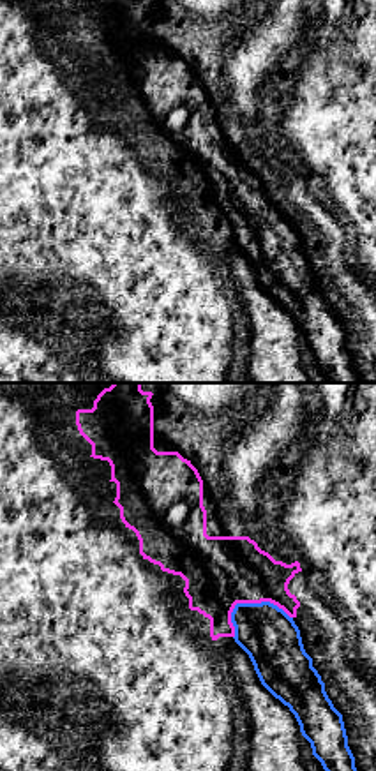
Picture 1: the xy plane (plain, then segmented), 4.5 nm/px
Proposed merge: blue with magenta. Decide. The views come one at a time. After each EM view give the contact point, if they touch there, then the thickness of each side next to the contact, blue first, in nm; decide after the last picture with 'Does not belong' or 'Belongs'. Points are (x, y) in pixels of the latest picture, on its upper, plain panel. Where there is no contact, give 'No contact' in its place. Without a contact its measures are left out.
Touches blue at (260, 209). Thickness 260 nm (blue) against 320 nm

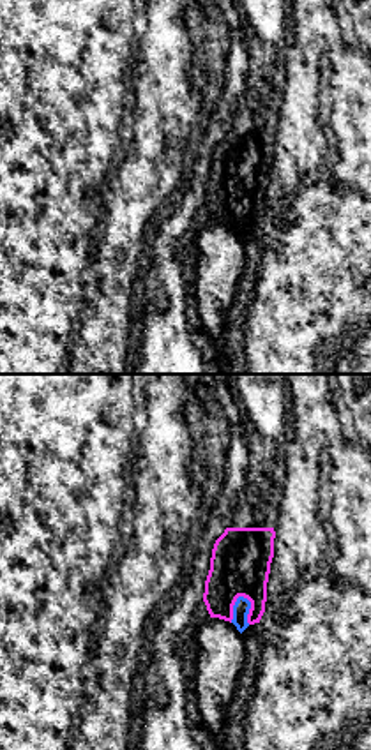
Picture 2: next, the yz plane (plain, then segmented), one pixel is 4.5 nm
Touches blue at (234, 210). Thickness 80 nm (blue) against 280 nm

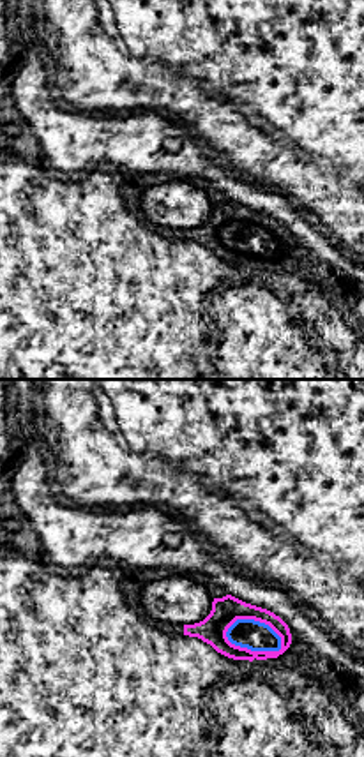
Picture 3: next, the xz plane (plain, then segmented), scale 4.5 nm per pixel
Touches blue at (251, 254). Thickness 140 nm (blue) against 130 nm

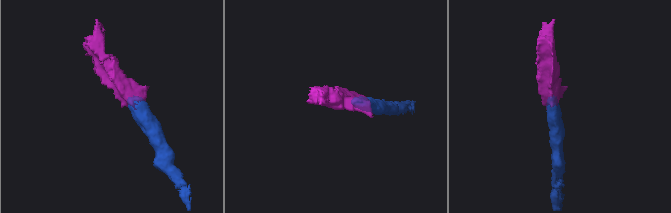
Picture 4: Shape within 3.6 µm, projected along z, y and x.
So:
Belongs

